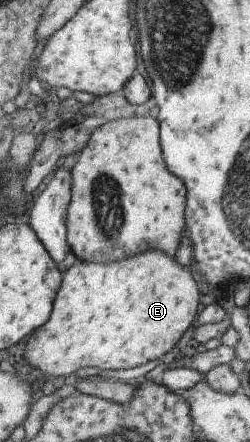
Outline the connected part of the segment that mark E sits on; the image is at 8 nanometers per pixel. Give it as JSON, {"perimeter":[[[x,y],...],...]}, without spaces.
{"perimeter":[[[148,251],[148,253],[140,253],[136,257],[130,259],[122,259],[122,261],[110,261],[110,263],[92,263],[77,260],[65,273],[61,289],[58,292],[57,299],[53,305],[53,316],[46,323],[46,329],[38,329],[38,333],[34,333],[32,341],[28,343],[28,365],[32,365],[32,369],[42,371],[44,375],[49,377],[60,377],[72,375],[72,373],[81,373],[85,367],[95,367],[101,370],[126,370],[138,365],[144,365],[152,360],[159,361],[162,355],[172,351],[178,341],[184,337],[184,333],[190,329],[192,323],[196,323],[196,313],[200,307],[200,289],[198,283],[194,279],[194,273],[190,267],[184,267],[176,257],[166,255],[164,251]]]}

